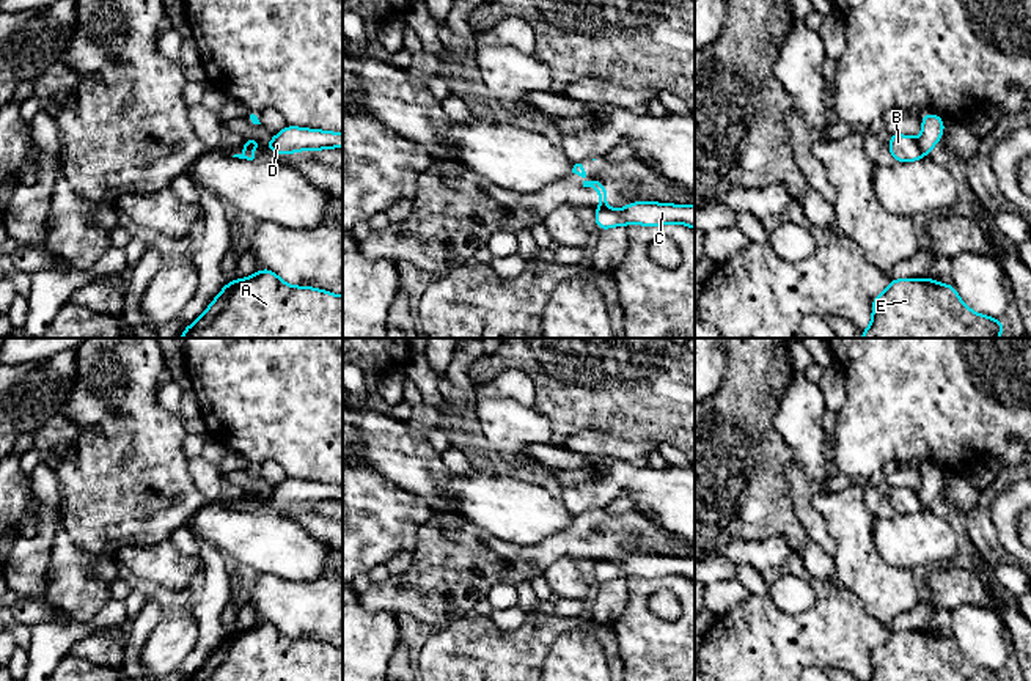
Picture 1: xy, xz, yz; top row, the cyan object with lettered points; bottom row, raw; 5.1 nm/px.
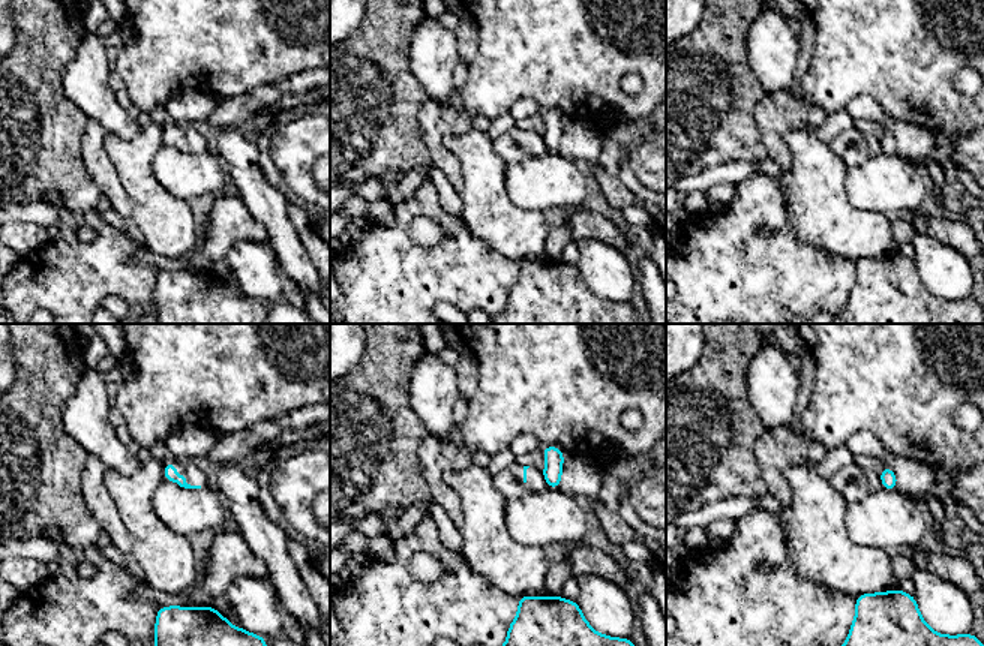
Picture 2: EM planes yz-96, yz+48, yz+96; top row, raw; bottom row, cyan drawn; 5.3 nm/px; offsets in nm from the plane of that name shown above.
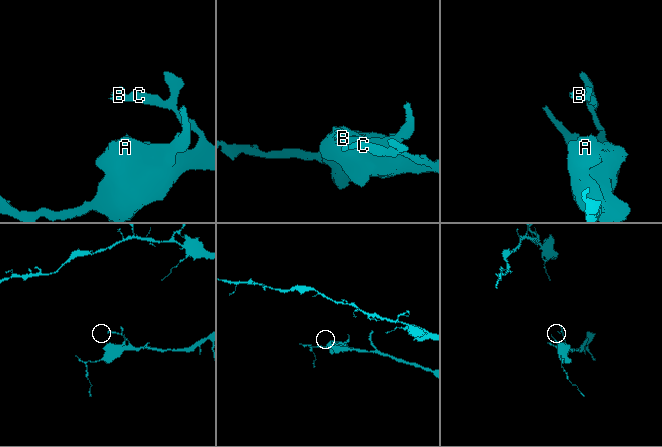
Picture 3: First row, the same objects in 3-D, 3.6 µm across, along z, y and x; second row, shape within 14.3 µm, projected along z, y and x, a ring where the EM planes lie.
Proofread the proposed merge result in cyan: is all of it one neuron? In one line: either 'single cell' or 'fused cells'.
fused cells

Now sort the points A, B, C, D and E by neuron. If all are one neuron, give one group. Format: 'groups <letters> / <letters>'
groups A C D E / B

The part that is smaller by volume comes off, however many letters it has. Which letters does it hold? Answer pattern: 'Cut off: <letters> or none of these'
Cut off: B

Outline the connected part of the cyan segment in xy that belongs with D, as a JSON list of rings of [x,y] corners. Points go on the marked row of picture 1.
[[[284,126],[284,129],[273,135],[273,138],[266,145],[272,153],[280,156],[306,149],[319,151],[328,148],[343,148],[343,134]]]

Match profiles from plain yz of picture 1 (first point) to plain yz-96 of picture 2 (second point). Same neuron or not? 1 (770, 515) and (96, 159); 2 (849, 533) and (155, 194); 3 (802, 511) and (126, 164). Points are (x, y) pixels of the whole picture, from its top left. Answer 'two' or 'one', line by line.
1: two
2: one
3: two

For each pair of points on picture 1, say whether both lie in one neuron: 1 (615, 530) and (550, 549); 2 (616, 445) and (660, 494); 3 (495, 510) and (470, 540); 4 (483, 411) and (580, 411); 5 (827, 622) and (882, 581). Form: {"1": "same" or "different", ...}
{"1": "same", "2": "different", "3": "different", "4": "different", "5": "different"}

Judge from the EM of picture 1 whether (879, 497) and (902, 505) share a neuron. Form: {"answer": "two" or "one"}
{"answer": "one"}

